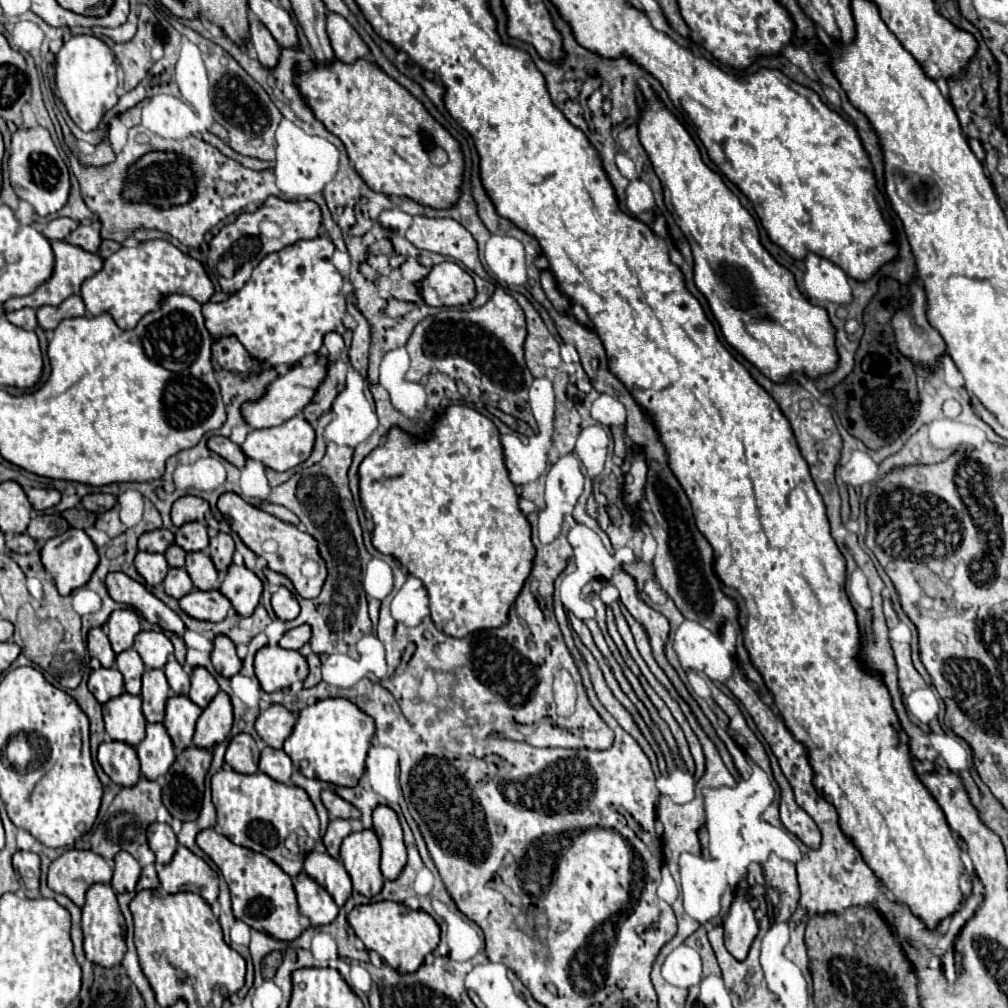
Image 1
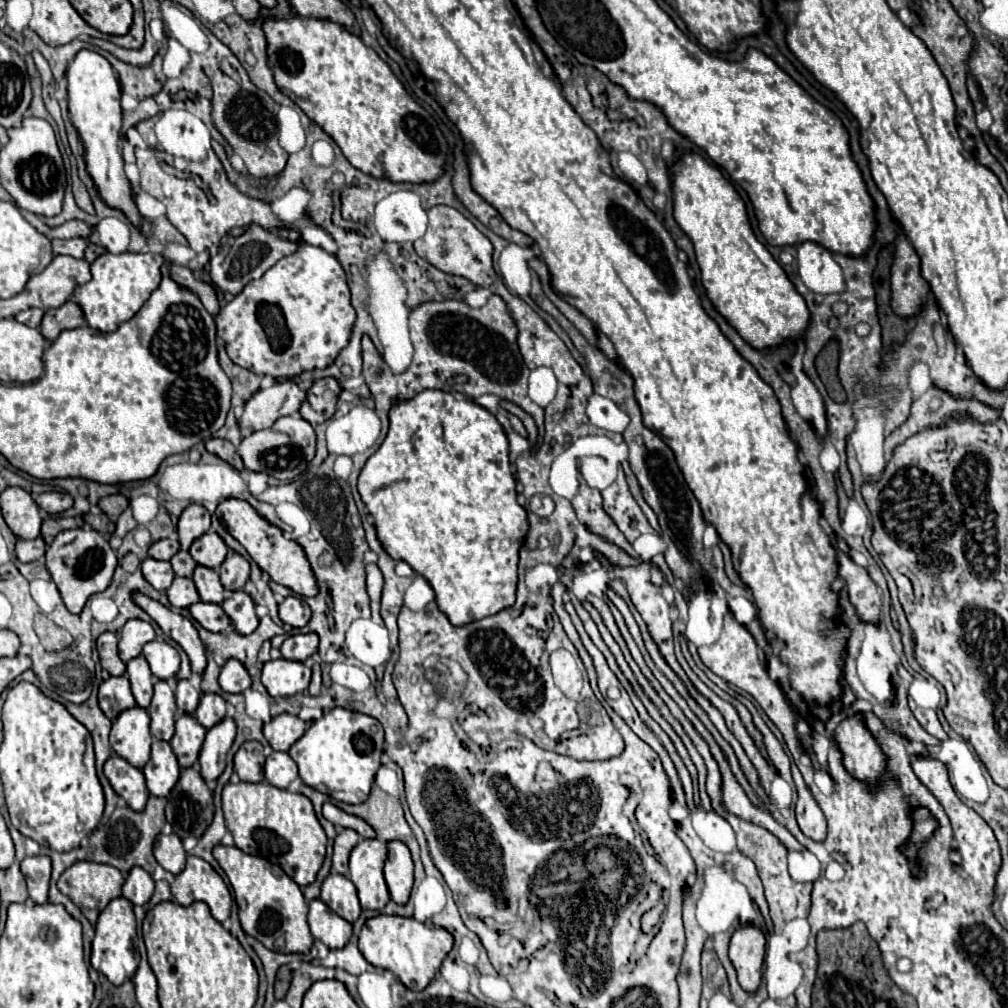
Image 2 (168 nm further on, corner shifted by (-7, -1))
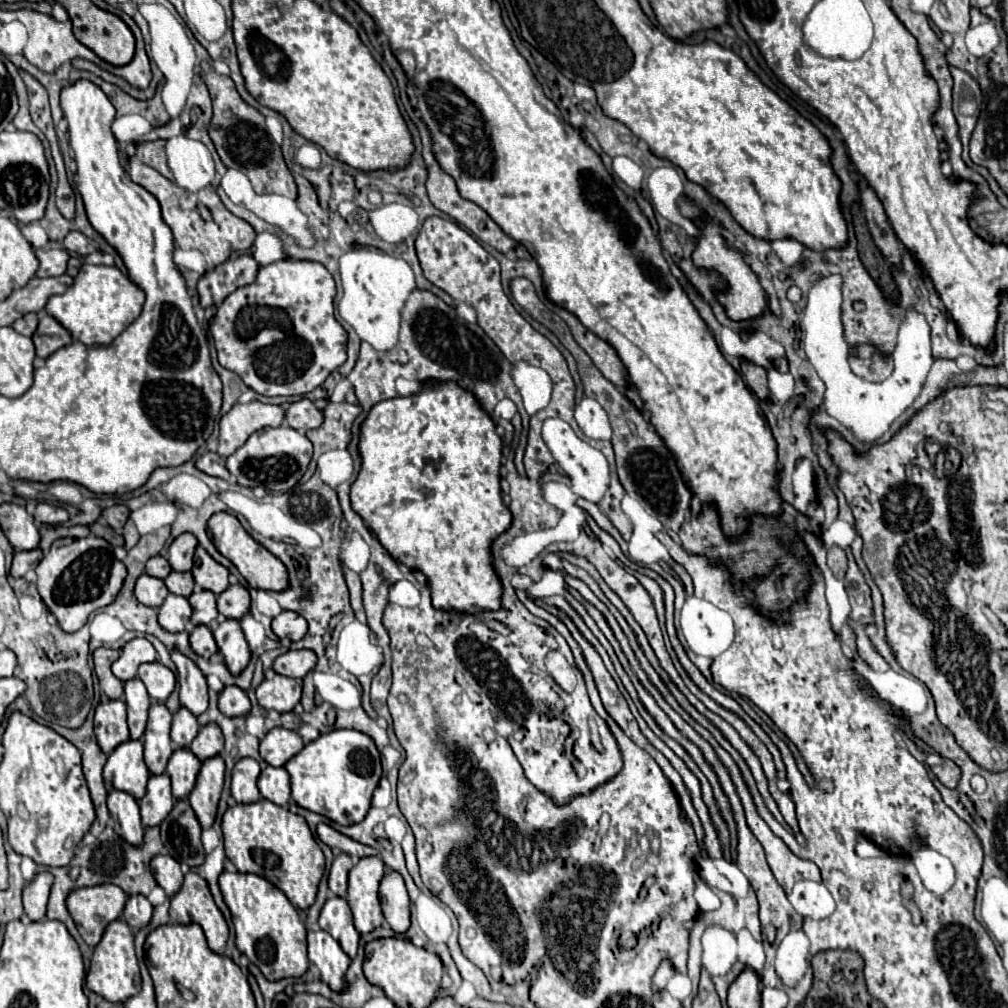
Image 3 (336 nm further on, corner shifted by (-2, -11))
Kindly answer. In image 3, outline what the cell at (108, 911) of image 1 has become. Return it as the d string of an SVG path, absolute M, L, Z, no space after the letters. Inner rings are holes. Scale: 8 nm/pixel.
M115 920L113 924L109 924L101 942L95 946L91 968L87 974L87 988L109 1002L125 1002L127 998L139 994L141 972L135 956L133 930L127 926L125 920Z

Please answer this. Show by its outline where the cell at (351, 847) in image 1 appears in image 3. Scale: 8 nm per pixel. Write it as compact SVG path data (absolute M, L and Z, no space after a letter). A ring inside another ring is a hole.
M379 856L361 858L349 872L347 902L353 914L353 926L359 934L369 934L383 924L379 904L379 882L385 876L385 864Z

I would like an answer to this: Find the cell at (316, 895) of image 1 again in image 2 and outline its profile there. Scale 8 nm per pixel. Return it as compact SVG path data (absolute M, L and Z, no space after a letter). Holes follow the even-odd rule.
M314 898L308 906L308 924L314 938L322 940L328 948L346 946L352 936L352 924L344 922L344 918L340 918L338 914L332 914L332 910L328 910L328 906L320 898Z

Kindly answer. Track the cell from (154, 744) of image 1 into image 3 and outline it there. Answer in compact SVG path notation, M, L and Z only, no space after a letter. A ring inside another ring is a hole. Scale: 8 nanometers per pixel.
M167 774L151 776L147 794L139 800L141 822L143 826L159 826L173 808L171 796L171 780Z

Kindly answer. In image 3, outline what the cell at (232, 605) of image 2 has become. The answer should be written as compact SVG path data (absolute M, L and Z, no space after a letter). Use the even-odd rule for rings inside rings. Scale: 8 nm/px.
M225 618L215 630L213 630L217 648L223 656L223 662L227 664L231 674L239 674L243 672L243 668L247 668L249 660L251 660L251 652L247 646L247 640L241 632L241 626L237 620L229 620Z

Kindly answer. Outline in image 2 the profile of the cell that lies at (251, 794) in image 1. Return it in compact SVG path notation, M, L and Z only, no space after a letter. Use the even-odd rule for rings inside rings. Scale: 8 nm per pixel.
M228 782L222 790L222 810L226 818L226 828L234 836L234 844L246 854L254 854L266 858L272 864L278 864L298 886L306 886L316 880L316 874L326 856L326 834L314 814L312 802L304 794L294 794L288 790L280 790L268 782Z

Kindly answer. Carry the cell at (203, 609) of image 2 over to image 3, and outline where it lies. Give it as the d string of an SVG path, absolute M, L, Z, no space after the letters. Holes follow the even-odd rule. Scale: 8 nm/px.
M195 626L191 632L191 638L189 638L189 644L191 644L191 650L203 658L209 658L217 652L213 632L207 626Z

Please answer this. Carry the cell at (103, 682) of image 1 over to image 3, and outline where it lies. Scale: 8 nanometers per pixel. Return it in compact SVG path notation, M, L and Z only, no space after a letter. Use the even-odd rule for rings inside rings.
M105 700L95 710L95 736L105 754L111 754L119 744L129 738L123 700Z

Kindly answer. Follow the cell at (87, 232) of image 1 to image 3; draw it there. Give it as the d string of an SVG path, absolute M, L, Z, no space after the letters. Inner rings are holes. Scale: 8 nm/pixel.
M61 248L53 250L35 250L35 256L39 260L39 270L35 276L45 278L45 276L61 276L67 270L67 260L69 254Z

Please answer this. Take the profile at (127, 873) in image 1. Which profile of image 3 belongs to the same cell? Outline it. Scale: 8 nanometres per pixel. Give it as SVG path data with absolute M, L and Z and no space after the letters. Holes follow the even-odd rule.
M141 894L129 896L129 900L125 904L123 918L133 930L147 926L151 922L151 914L153 914L153 906L149 904L149 900L145 896L141 896Z

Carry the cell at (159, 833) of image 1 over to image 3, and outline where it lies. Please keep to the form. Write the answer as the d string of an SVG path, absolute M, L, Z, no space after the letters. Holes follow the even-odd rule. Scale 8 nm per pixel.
M155 856L151 860L151 870L157 884L167 892L167 896L173 896L181 888L183 872L171 856Z

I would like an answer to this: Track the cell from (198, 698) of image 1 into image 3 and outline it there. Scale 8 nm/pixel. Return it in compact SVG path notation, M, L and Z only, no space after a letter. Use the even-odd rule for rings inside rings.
M215 724L203 726L189 750L199 758L199 762L205 762L211 756L221 754L223 752L223 734L221 734L221 730Z

